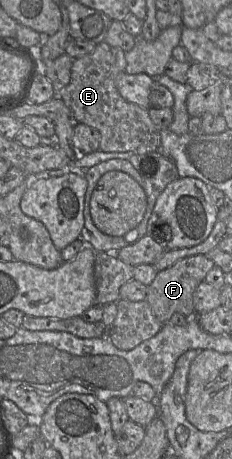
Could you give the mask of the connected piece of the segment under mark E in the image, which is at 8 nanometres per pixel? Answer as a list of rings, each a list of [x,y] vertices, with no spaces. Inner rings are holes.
[[[105,41],[96,44],[92,53],[73,60],[70,82],[56,94],[56,98],[61,98],[71,110],[75,122],[86,124],[100,133],[100,151],[107,153],[131,152],[134,154],[160,151],[160,130],[150,119],[148,109],[125,100],[116,88],[116,78],[121,73],[126,72],[125,53],[119,48],[110,46]]]

